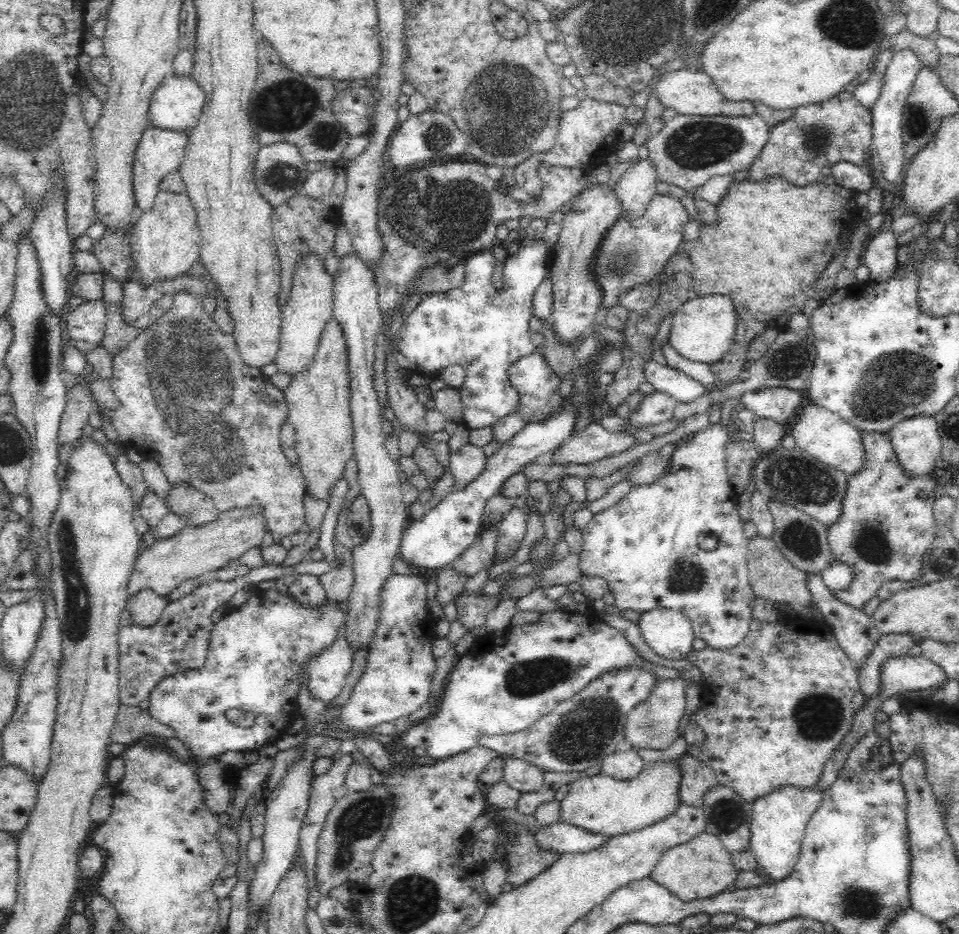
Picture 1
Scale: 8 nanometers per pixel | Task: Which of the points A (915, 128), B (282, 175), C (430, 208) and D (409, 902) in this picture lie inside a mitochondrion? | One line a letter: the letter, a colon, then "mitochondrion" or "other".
A: mitochondrion
B: mitochondrion
C: mitochondrion
D: mitochondrion

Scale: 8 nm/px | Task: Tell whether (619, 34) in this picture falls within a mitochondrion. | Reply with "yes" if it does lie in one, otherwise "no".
yes

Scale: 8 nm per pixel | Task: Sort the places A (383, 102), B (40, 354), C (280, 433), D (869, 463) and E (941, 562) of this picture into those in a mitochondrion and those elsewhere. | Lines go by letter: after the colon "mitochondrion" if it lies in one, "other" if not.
A: other
B: mitochondrion
C: other
D: other
E: mitochondrion

